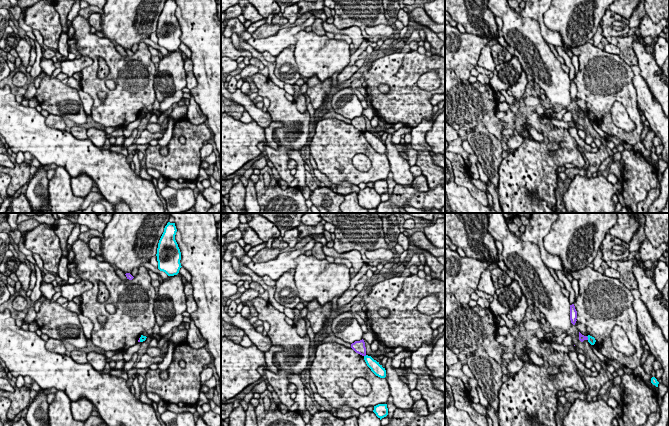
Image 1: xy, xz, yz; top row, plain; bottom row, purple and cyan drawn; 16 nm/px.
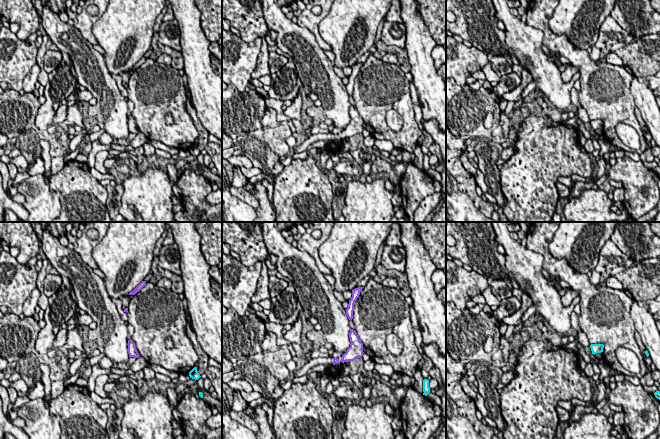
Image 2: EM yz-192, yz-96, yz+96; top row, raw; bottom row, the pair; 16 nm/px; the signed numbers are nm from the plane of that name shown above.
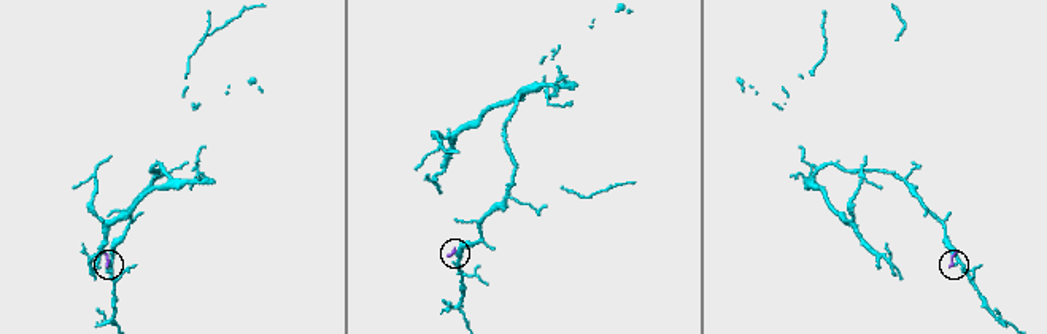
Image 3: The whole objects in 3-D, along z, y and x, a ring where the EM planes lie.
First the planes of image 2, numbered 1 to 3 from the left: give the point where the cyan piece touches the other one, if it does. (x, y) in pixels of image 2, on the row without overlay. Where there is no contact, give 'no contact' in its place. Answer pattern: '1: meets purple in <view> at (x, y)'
1: no contact
2: no contact
3: no contact

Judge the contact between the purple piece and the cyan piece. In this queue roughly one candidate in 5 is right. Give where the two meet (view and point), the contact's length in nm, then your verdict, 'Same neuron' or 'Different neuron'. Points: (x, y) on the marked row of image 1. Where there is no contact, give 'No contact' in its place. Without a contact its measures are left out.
Touches purple at xy (139, 340). Shared border 70 nm. Different neuron

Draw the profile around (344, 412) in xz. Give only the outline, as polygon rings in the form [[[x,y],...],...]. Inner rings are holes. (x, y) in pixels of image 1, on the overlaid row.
[[[343,405],[342,407],[336,408],[336,409],[337,409],[336,413],[339,415],[339,418],[344,420],[353,416],[358,417],[360,415],[360,412],[358,411],[358,409],[351,408],[347,405]]]

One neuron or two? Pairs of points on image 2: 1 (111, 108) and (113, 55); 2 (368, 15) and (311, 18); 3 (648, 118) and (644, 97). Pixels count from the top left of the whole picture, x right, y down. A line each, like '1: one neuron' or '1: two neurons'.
1: two neurons
2: two neurons
3: one neuron

